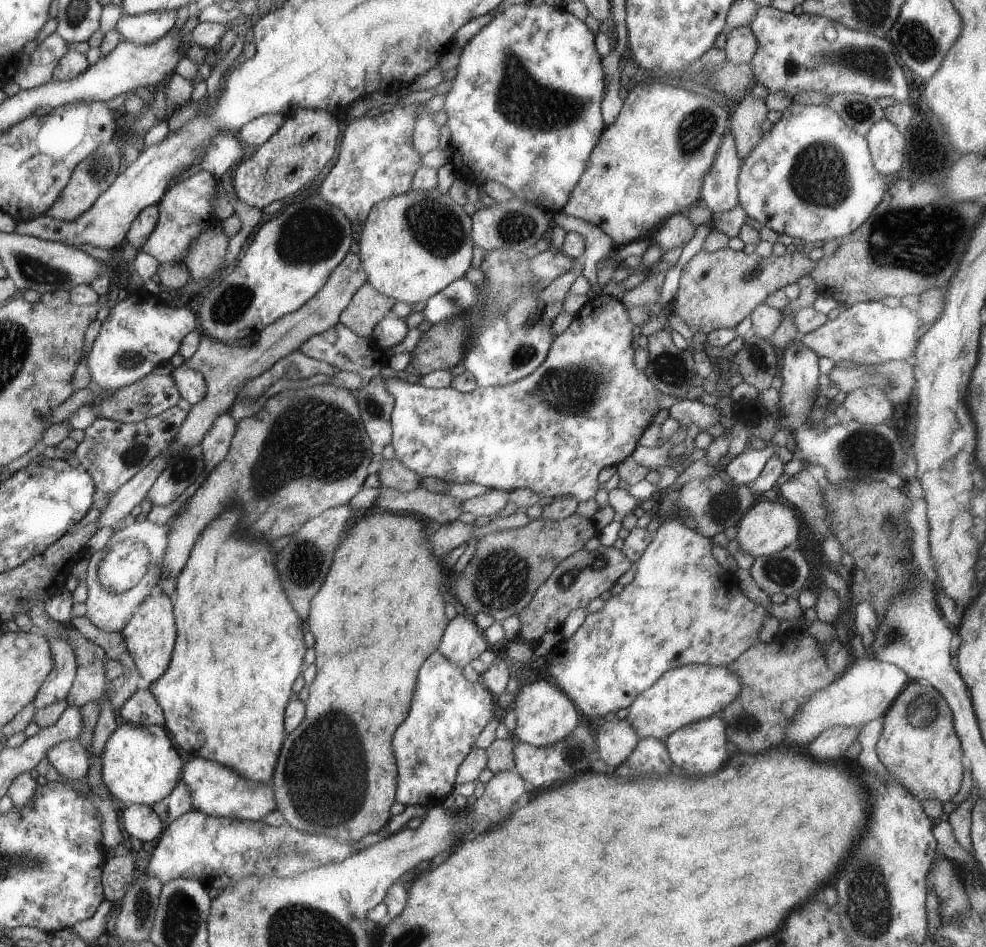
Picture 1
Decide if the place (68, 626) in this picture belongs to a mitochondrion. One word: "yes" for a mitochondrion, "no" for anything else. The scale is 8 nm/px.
no

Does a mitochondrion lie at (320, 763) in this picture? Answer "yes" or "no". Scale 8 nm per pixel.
yes

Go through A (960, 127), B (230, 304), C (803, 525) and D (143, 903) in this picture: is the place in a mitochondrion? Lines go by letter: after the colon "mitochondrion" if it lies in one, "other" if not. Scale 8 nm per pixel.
A: other
B: mitochondrion
C: other
D: mitochondrion

